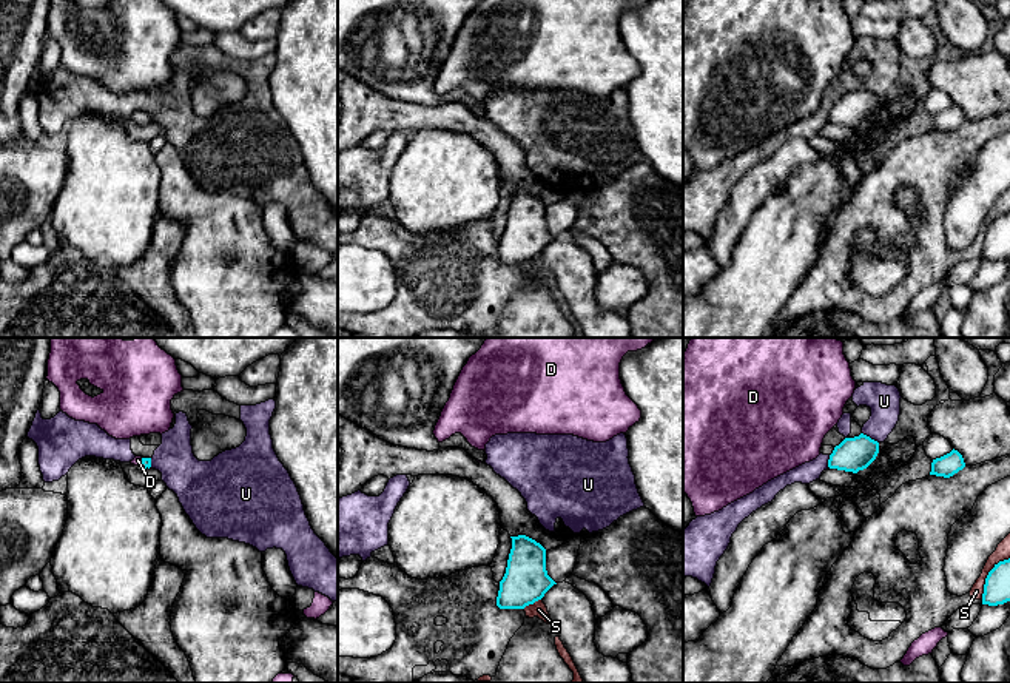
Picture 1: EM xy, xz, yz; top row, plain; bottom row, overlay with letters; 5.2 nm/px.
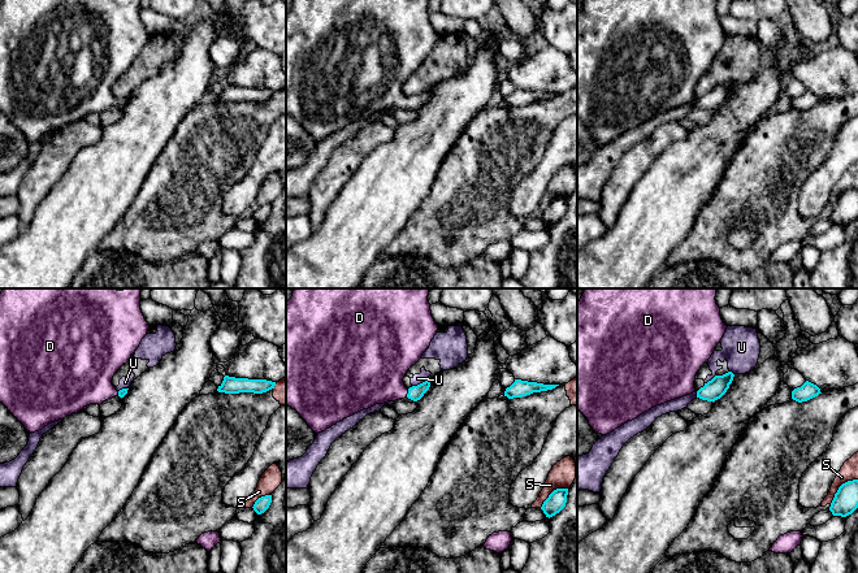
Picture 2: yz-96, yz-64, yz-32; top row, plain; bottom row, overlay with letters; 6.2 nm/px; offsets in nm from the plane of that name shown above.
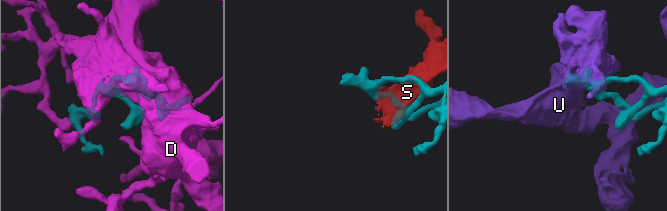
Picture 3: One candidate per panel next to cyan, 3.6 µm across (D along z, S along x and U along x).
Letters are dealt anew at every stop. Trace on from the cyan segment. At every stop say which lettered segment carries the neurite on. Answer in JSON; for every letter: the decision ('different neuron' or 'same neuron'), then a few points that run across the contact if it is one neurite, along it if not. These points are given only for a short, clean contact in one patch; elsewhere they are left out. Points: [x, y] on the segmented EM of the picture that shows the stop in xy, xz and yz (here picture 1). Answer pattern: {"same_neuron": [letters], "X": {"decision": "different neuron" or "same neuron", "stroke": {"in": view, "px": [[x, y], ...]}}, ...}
{"same_neuron": ["D"], "D": {"decision": "same neuron", "stroke": {"in": "xy", "px": [[145, 463], [141, 463], [138, 460]]}}, "S": {"decision": "different neuron"}, "U": {"decision": "different neuron"}}

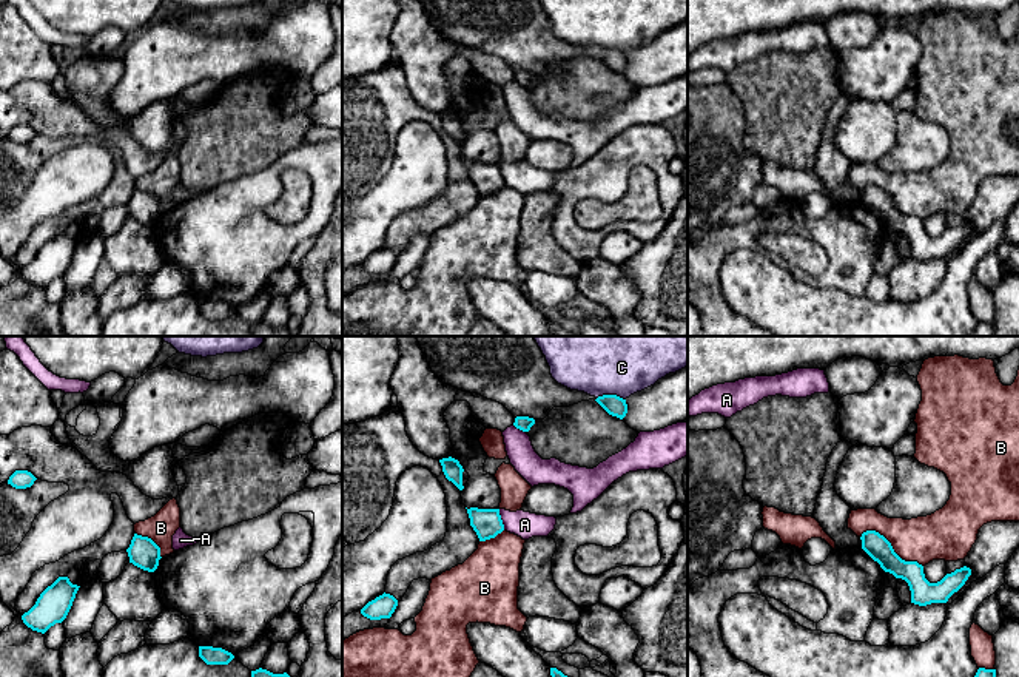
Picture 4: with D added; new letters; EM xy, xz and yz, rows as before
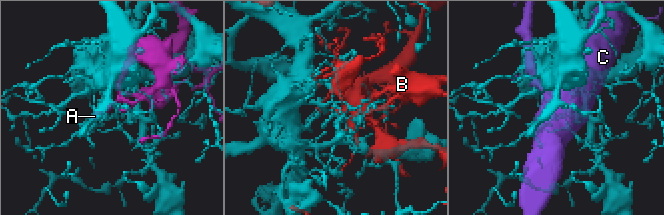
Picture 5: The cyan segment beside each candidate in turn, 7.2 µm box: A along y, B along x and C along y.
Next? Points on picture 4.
{"same_neuron": [], "A": {"decision": "different neuron"}, "B": {"decision": "different neuron"}, "C": {"decision": "different neuron"}}

